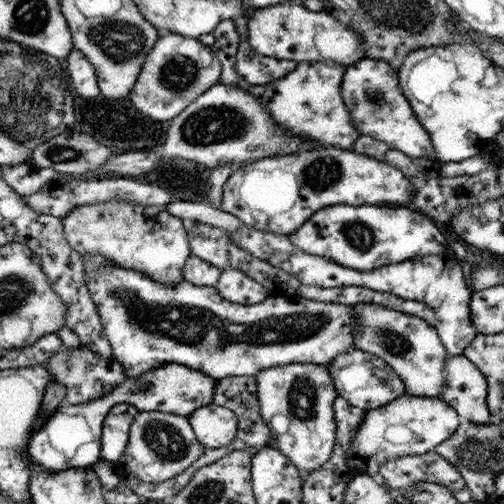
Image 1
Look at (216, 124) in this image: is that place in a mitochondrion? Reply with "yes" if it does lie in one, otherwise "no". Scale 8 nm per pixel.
yes

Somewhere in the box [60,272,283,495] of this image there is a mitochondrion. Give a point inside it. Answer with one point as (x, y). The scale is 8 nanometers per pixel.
(165, 442)

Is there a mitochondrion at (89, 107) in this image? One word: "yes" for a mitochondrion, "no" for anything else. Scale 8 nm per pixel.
no

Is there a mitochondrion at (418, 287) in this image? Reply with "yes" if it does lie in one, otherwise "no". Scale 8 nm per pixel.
no

